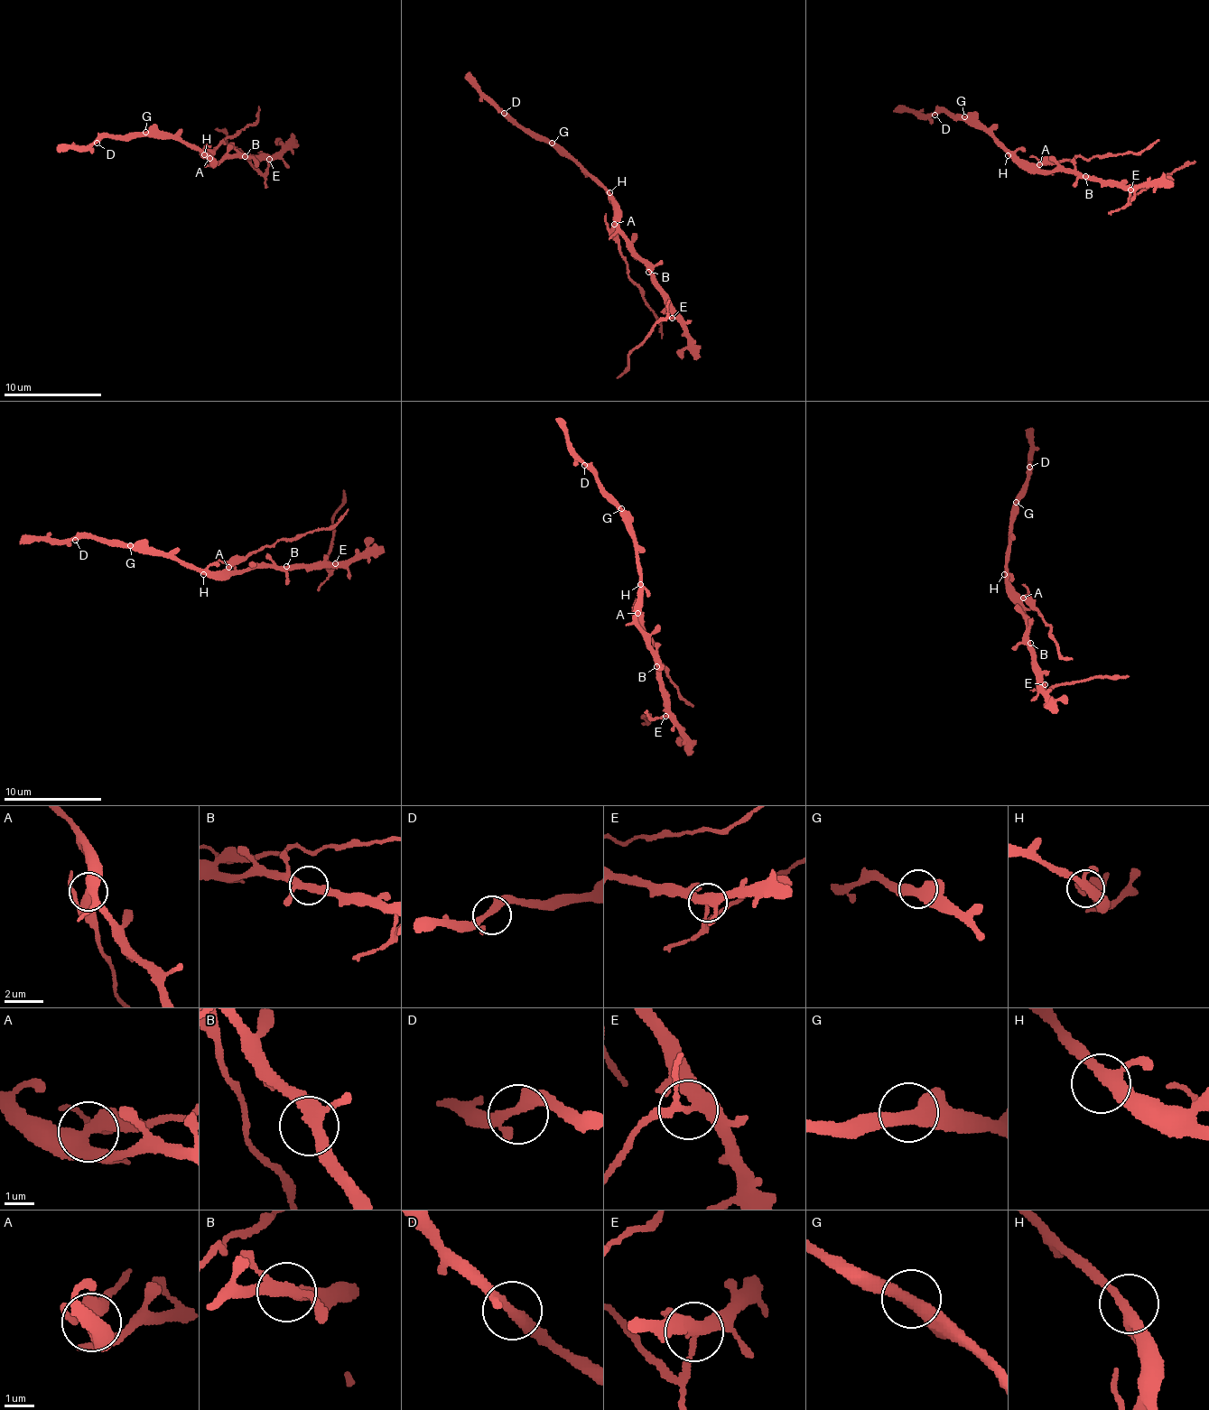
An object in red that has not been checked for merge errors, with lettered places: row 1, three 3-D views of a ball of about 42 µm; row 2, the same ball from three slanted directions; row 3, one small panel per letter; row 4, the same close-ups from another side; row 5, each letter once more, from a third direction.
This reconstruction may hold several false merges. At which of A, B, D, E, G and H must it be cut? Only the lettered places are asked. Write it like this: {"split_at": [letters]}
{"split_at": ["A", "E"]}

